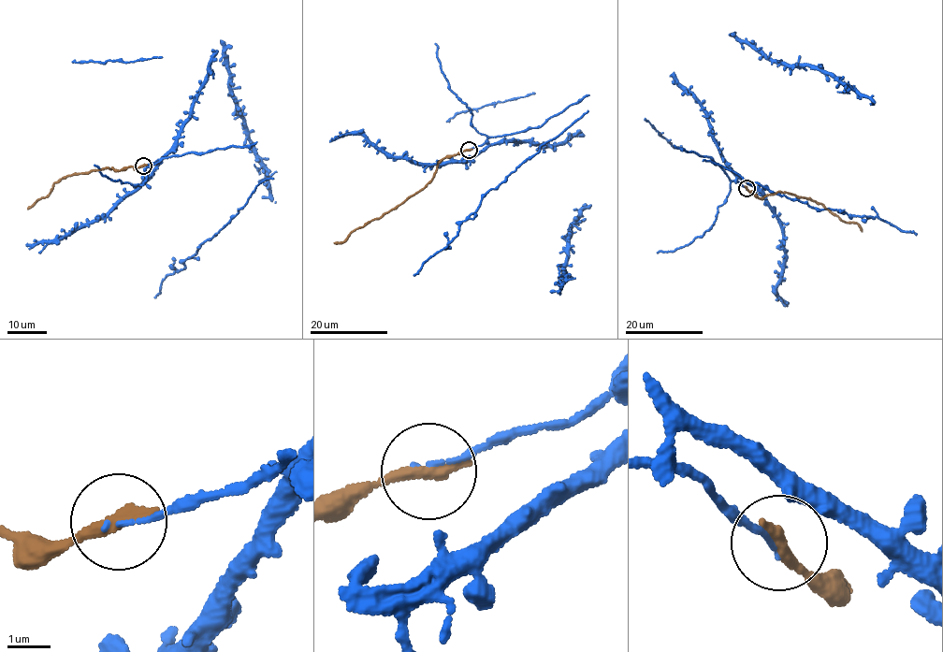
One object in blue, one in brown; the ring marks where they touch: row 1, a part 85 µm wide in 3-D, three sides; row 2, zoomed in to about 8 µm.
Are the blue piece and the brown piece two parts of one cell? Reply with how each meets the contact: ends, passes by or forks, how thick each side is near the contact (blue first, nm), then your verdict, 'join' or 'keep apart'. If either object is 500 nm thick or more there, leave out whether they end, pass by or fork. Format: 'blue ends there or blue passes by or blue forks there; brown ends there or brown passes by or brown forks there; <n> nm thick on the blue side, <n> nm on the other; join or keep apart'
blue ends there; brown ends there; 90 nm thick on the blue side, 400 nm on the other; join

